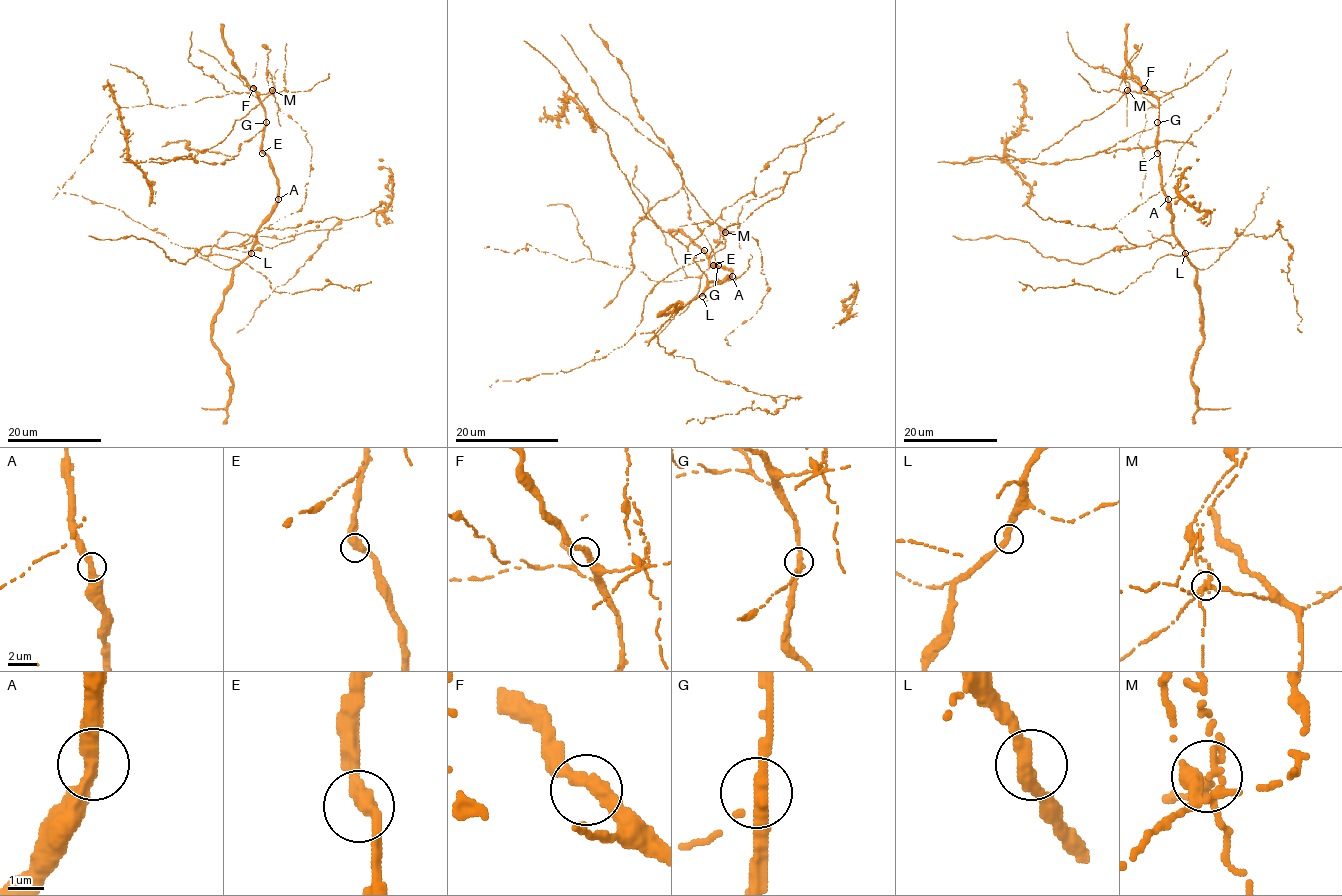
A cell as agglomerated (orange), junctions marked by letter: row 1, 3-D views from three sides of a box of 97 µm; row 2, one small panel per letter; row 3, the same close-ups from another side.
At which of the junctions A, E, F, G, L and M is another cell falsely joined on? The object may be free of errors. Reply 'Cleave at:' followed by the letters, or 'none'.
Cleave at: G

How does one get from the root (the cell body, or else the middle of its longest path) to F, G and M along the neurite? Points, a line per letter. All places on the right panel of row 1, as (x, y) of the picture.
F: (1167, 200), (1157, 152), (1159, 104), (1144, 88)
G: (1167, 200), (1157, 152), (1157, 122)
M: (1167, 200), (1157, 152), (1158, 101), (1150, 95), (1127, 90)

